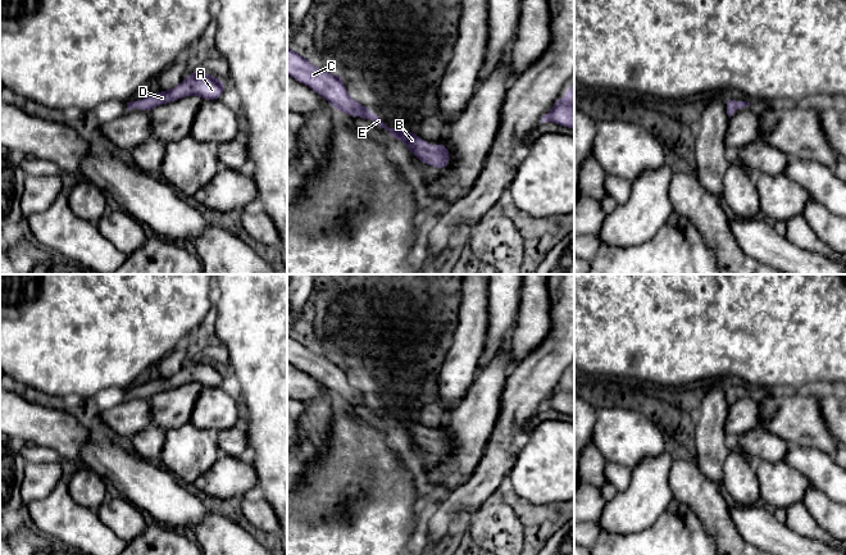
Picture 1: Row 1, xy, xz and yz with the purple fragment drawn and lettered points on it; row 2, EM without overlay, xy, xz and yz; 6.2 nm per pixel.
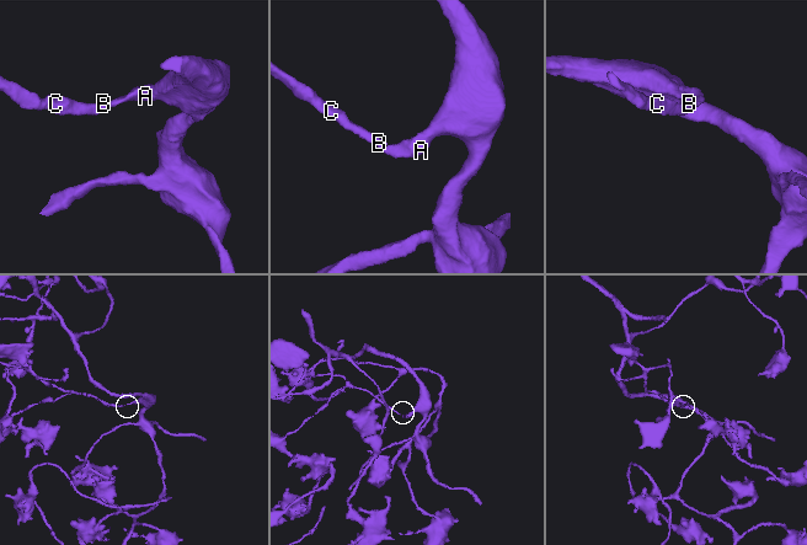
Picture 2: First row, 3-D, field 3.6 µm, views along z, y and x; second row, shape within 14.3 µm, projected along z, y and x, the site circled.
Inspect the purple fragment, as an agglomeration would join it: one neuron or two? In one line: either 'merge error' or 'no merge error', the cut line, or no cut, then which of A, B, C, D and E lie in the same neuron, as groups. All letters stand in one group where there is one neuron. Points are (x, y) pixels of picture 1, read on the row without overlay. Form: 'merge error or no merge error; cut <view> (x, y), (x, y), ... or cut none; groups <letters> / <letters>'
no merge error; cut none; groups A B C D E

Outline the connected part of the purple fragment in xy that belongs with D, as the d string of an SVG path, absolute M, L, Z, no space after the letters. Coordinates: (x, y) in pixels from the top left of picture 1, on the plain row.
M201 356L194 358L172 377L159 378L144 385L142 387L127 390L127 399L136 393L138 397L149 400L159 392L191 382L197 382L203 387L219 387L226 372L227 369L223 369Z

